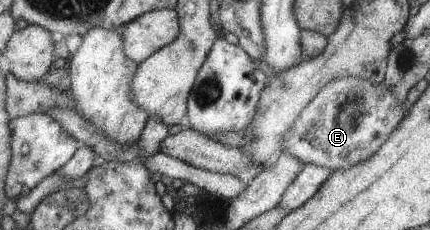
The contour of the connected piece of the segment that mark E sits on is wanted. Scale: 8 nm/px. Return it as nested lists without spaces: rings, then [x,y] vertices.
[[[342,77],[324,85],[315,97],[303,108],[302,113],[295,120],[295,125],[283,134],[281,152],[288,151],[292,156],[299,158],[303,164],[312,163],[329,168],[347,169],[357,162],[370,157],[388,136],[396,130],[399,122],[406,116],[408,105],[400,103],[395,95],[381,83],[377,85],[358,77]]]

